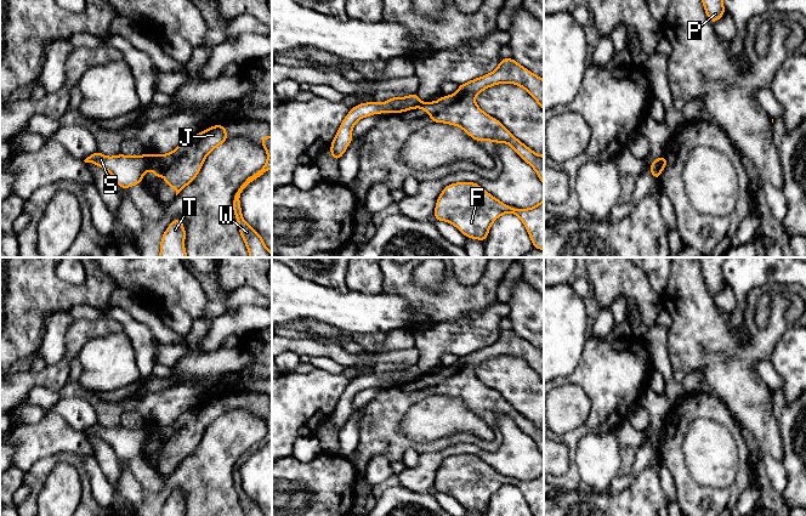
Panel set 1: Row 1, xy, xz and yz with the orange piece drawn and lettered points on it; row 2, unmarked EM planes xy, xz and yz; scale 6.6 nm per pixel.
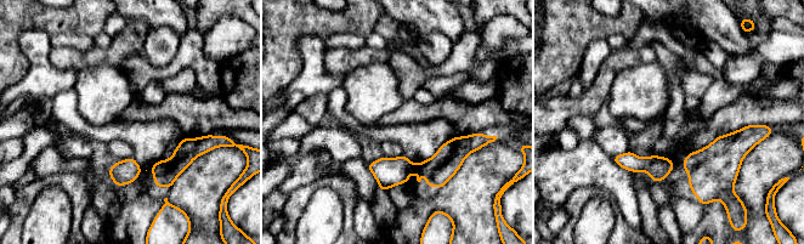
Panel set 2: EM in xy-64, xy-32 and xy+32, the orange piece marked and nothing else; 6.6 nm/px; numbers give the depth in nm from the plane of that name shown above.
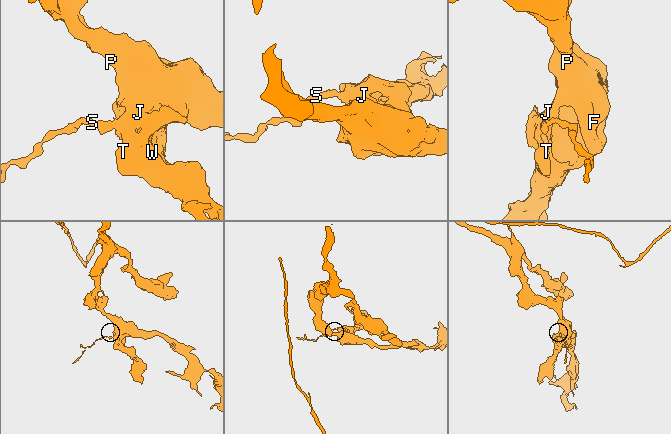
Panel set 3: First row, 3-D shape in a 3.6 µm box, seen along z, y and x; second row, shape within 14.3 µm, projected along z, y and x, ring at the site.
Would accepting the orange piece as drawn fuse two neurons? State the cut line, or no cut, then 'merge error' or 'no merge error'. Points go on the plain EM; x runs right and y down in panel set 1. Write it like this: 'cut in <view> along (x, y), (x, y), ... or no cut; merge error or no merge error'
cut in xy along (146, 427), (147, 440); merge error

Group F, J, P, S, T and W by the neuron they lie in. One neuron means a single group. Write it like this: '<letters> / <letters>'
F J P T W / S

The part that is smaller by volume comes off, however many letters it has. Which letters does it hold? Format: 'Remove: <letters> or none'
Remove: S

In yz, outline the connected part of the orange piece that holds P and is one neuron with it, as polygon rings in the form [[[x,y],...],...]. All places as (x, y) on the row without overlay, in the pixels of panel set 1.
[[[698,257],[704,282],[714,296],[725,287],[722,266],[725,257]]]

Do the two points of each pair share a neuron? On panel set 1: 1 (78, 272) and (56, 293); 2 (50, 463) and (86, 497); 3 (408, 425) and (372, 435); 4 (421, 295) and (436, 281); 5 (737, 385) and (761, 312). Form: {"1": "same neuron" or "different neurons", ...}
{"1": "different neurons", "2": "same neuron", "3": "different neurons", "4": "different neurons", "5": "different neurons"}

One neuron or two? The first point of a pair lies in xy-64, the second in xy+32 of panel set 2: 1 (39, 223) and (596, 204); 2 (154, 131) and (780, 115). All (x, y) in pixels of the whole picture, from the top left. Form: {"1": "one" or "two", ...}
{"1": "one", "2": "one"}

